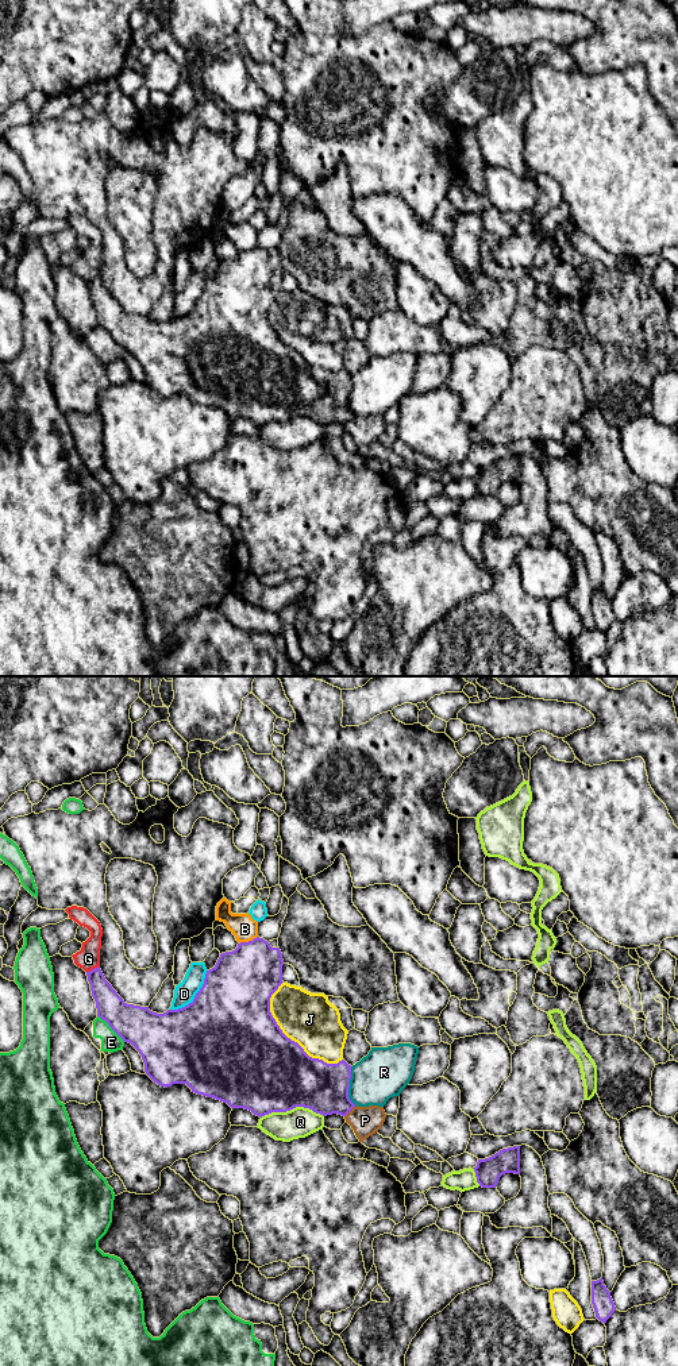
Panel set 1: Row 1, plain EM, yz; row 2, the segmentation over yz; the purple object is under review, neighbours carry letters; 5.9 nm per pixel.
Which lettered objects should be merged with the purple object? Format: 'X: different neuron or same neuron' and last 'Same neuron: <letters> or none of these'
B: different neuron
D: different neuron
E: different neuron
G: different neuron
J: different neuron
P: different neuron
Q: different neuron
R: different neuron
Same neuron: none of these

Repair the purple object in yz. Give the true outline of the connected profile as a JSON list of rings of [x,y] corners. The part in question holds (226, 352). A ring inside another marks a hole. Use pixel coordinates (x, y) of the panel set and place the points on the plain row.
[[[263,247],[238,252],[232,261],[221,262],[216,274],[207,279],[204,293],[192,312],[178,319],[157,323],[149,316],[127,313],[105,289],[100,275],[86,281],[97,325],[142,364],[146,383],[161,395],[186,393],[192,401],[227,412],[231,417],[244,417],[262,427],[271,421],[286,421],[296,416],[309,417],[323,425],[346,425],[355,413],[348,406],[351,374],[344,368],[327,373],[309,366],[304,358],[288,347],[270,321],[270,306],[282,290],[282,262]]]

